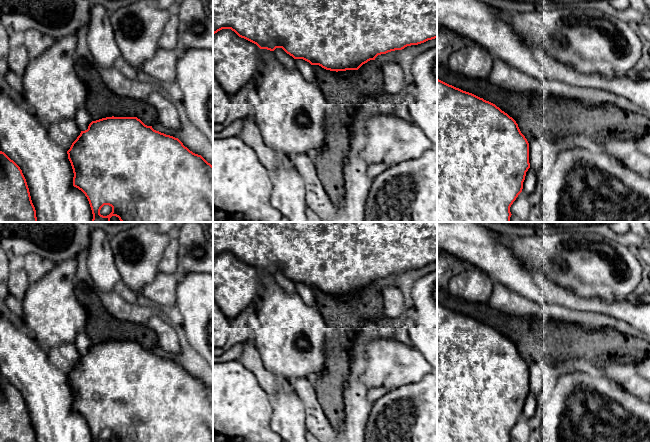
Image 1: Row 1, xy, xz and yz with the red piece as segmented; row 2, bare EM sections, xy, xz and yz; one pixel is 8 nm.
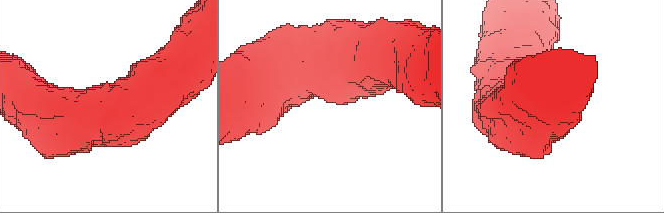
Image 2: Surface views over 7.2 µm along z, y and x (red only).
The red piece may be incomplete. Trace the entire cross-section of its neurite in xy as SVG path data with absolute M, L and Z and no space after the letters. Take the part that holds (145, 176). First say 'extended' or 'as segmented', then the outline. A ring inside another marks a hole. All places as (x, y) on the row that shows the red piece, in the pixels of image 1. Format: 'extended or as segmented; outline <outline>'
as segmented; outline M112 116L92 121L87 130L81 131L67 154L74 173L73 186L87 197L93 214L92 222L110 222L112 216L118 217L121 222L213 222L213 166L201 155L190 151L178 138L154 130L137 117ZM104 205L112 207L112 212L107 216L100 214Z

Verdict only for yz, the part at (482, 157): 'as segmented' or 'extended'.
as segmented

